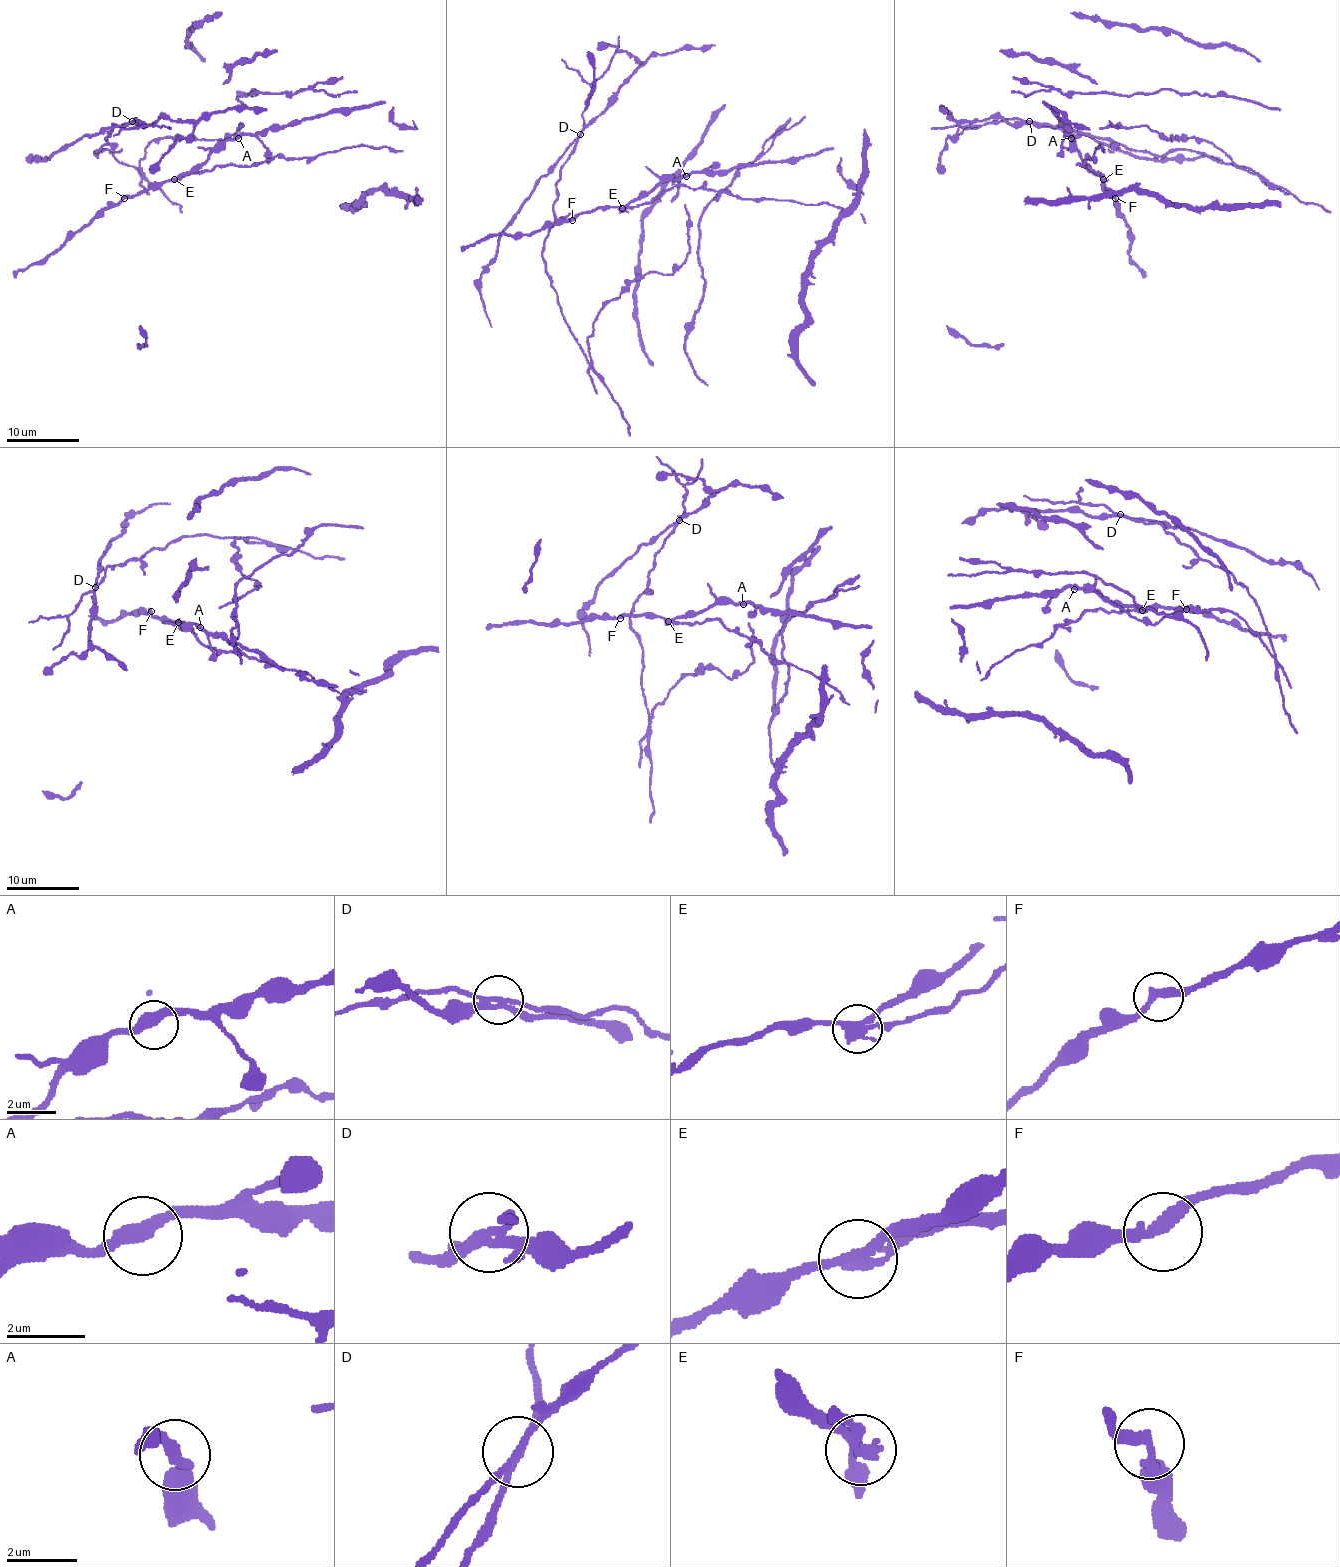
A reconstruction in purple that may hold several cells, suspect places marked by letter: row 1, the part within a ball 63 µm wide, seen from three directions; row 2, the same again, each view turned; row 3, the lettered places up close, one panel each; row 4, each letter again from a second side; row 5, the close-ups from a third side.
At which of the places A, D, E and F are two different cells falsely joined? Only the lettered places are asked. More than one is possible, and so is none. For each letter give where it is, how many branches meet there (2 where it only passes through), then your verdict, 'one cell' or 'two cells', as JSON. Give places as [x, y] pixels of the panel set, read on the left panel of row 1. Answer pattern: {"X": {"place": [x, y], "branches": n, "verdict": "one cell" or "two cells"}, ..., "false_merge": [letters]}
{"A": {"place": [238, 138], "branches": 2, "verdict": "one cell"}, "D": {"place": [132, 121], "branches": 3, "verdict": "two cells"}, "E": {"place": [174, 179], "branches": 3, "verdict": "two cells"}, "F": {"place": [124, 198], "branches": 2, "verdict": "one cell"}, "false_merge": ["D", "E"]}

